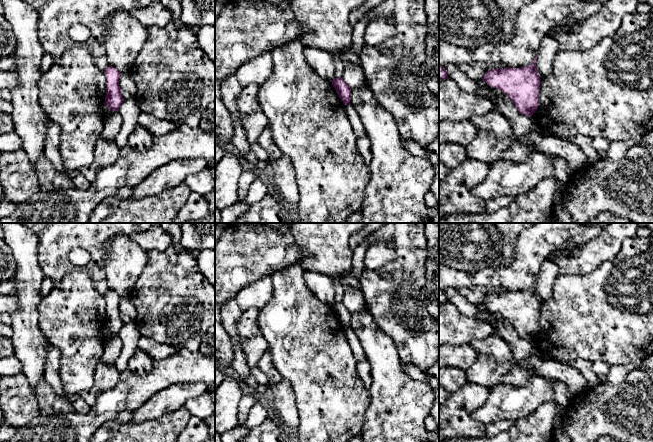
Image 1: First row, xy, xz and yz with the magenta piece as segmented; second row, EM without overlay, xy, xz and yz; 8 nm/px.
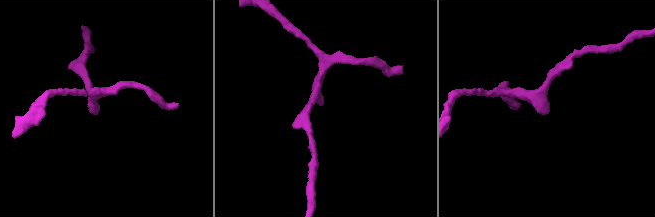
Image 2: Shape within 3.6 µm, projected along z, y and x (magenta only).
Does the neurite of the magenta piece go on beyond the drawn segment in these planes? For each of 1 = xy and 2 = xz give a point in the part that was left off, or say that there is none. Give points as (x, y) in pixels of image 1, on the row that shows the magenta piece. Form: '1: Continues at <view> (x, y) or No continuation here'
1: No continuation here
2: No continuation here

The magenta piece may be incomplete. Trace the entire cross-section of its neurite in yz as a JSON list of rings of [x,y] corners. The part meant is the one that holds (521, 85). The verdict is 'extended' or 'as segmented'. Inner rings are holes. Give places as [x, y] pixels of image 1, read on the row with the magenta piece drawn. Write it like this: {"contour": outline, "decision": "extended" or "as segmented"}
{"contour": [[[536,56],[531,65],[505,69],[490,69],[482,80],[488,86],[498,88],[506,94],[517,110],[531,117],[538,108],[540,78],[536,70]]], "decision": "as segmented"}

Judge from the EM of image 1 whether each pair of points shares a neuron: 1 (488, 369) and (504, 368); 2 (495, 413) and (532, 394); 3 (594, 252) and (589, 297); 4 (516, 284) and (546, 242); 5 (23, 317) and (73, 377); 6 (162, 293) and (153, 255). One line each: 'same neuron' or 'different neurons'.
1: same neuron
2: same neuron
3: different neurons
4: same neuron
5: different neurons
6: same neuron

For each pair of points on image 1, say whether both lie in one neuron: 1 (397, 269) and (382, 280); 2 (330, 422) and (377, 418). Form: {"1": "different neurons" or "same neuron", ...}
{"1": "same neuron", "2": "different neurons"}

